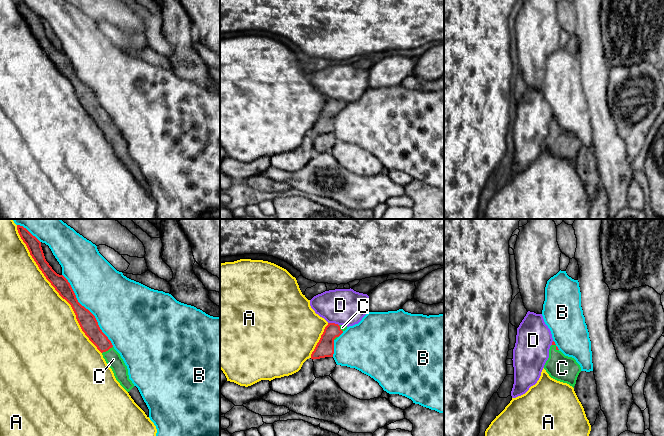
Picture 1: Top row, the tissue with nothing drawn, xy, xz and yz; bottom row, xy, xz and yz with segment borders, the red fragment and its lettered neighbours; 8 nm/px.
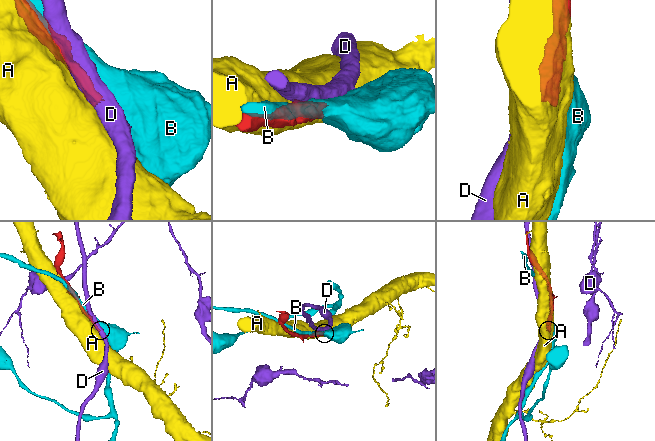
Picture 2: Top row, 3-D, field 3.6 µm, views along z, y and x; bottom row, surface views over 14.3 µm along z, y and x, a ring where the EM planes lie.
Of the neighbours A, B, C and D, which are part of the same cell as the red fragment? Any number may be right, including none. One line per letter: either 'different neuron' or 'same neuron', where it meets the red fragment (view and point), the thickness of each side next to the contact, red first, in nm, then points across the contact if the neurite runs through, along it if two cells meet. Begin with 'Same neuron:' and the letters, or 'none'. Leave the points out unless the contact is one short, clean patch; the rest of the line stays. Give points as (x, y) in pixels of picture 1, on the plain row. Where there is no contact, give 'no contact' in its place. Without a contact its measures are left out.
Same neuron: C
A: different neuron; contact xy (55, 65); calibres 120 and 500 nm
B: different neuron; contact xy (88, 86); calibres 140 and 440 nm
C: same neuron; contact xy (107, 126); calibres 140 and 130 nm; way xy (89, 101), (107, 126), (113, 135)
D: different neuron; contact xz (333, 99); calibres 140 and 300 nm

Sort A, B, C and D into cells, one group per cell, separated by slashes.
A / B / C / D

